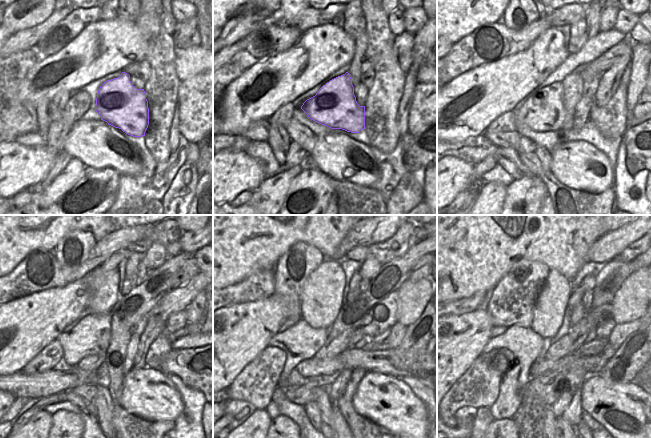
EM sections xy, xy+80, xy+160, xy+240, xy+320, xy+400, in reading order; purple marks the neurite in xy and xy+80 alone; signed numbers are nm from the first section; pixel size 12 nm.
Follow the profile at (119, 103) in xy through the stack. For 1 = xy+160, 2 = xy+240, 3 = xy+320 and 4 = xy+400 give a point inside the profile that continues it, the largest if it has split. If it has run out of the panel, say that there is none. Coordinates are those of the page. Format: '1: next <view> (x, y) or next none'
1: next xy+160 (544, 111)
2: next xy+240 (91, 336)
3: next xy+320 (300, 342)
4: next xy+400 (520, 345)

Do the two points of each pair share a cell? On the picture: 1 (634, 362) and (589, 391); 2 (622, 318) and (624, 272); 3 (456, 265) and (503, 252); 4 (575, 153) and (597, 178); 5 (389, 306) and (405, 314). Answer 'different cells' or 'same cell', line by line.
1: different cells
2: different cells
3: same cell
4: same cell
5: different cells

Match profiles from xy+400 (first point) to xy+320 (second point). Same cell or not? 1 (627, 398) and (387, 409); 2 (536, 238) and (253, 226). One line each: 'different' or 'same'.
1: same
2: same

